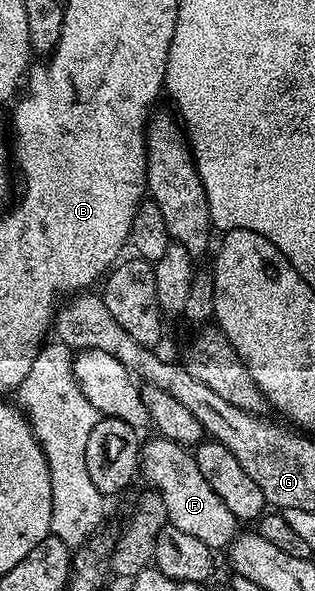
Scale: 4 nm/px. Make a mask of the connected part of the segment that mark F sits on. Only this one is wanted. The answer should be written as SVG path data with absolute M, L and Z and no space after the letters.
M154 439L142 445L141 476L151 483L148 485L157 494L161 494L169 523L177 526L177 530L185 530L185 534L193 534L193 538L205 542L205 546L213 550L226 549L237 535L237 521L229 506L225 506L209 487L209 482L205 482L194 455L184 445L175 440Z

